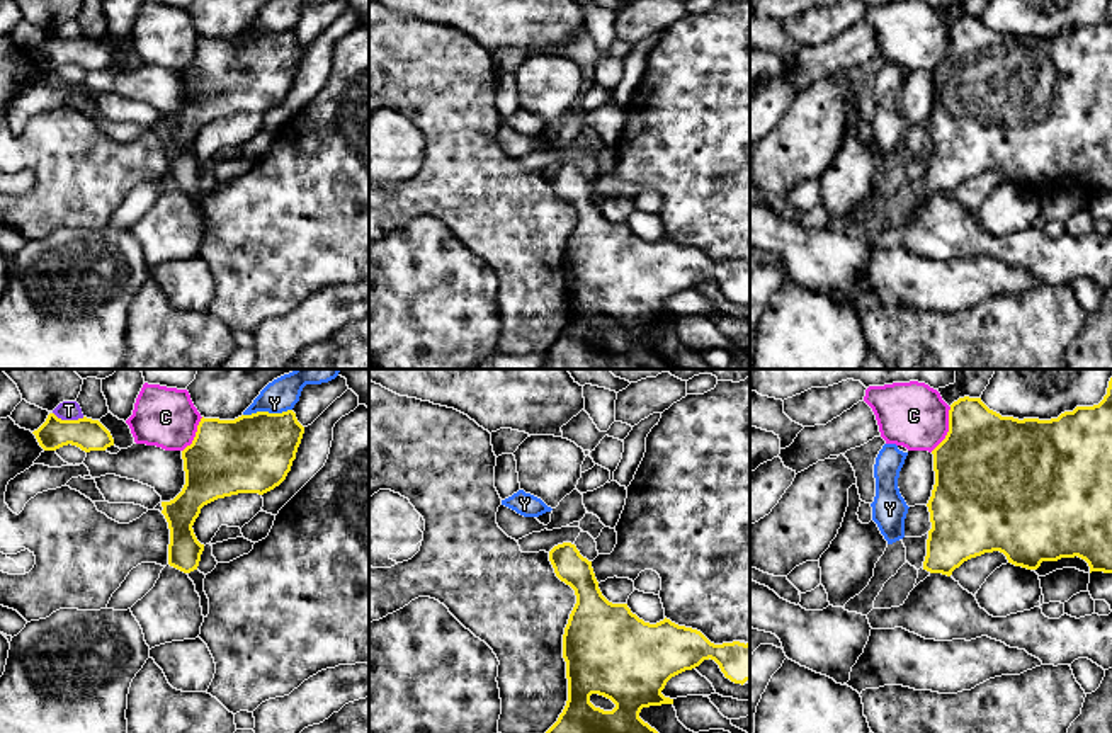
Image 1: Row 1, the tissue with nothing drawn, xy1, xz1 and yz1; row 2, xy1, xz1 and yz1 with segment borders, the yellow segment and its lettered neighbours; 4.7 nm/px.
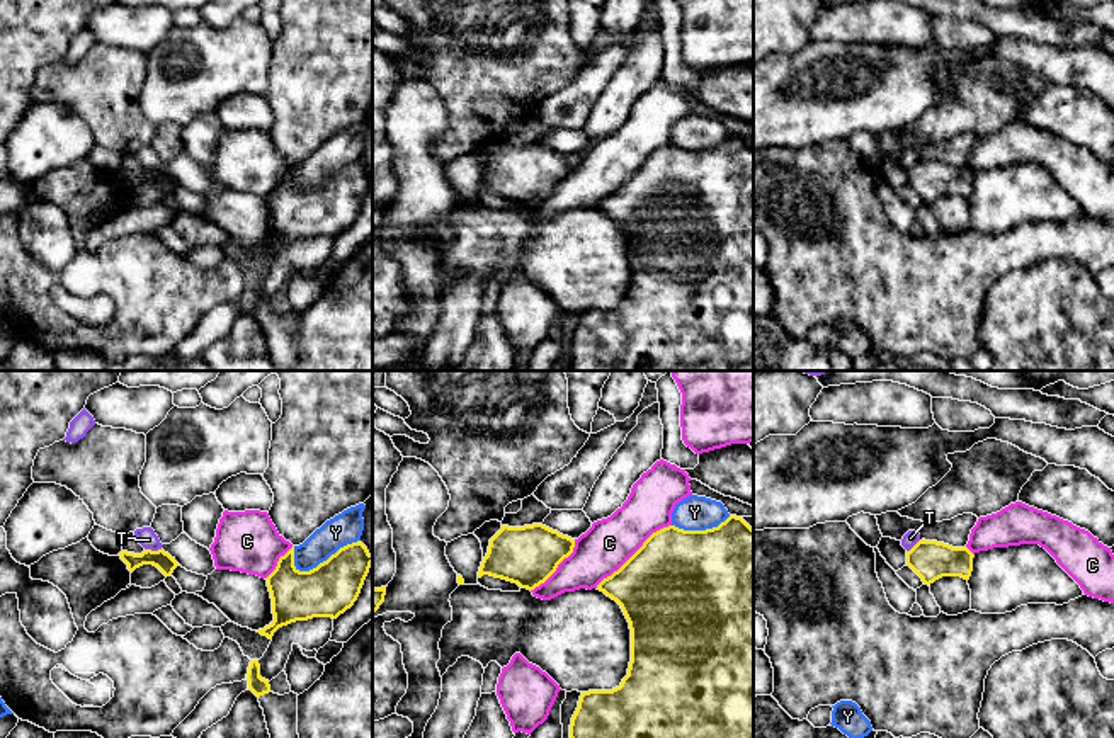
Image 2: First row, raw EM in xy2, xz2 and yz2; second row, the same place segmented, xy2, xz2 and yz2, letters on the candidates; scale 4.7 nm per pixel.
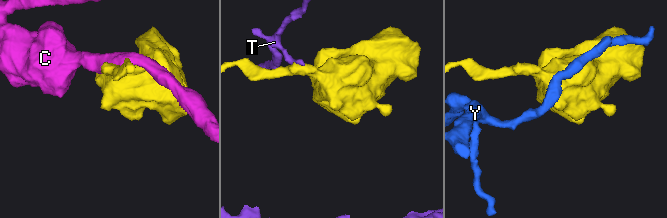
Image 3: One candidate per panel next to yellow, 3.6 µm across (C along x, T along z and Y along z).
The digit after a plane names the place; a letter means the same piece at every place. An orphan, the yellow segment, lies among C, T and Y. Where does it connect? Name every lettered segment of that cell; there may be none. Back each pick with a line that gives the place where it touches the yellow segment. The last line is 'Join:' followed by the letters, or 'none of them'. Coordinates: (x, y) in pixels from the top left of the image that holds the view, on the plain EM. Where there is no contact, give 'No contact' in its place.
Join: none of them

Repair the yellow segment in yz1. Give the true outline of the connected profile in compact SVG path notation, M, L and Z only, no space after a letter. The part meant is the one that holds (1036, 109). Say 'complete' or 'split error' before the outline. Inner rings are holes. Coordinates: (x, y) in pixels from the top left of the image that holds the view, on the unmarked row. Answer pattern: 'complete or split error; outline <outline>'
split error; outline M1109 0L1107 14L1098 24L1076 26L1073 31L1064 31L1058 37L1013 37L1001 36L990 29L981 17L959 17L949 29L949 51L945 58L932 70L935 104L927 122L930 131L932 148L927 158L927 175L923 185L918 189L915 206L932 192L950 196L964 180L981 175L984 172L1000 170L1008 182L1027 189L1037 189L1042 180L1058 180L1061 177L1081 177L1088 182L1092 190L1112 192L1112 0Z

